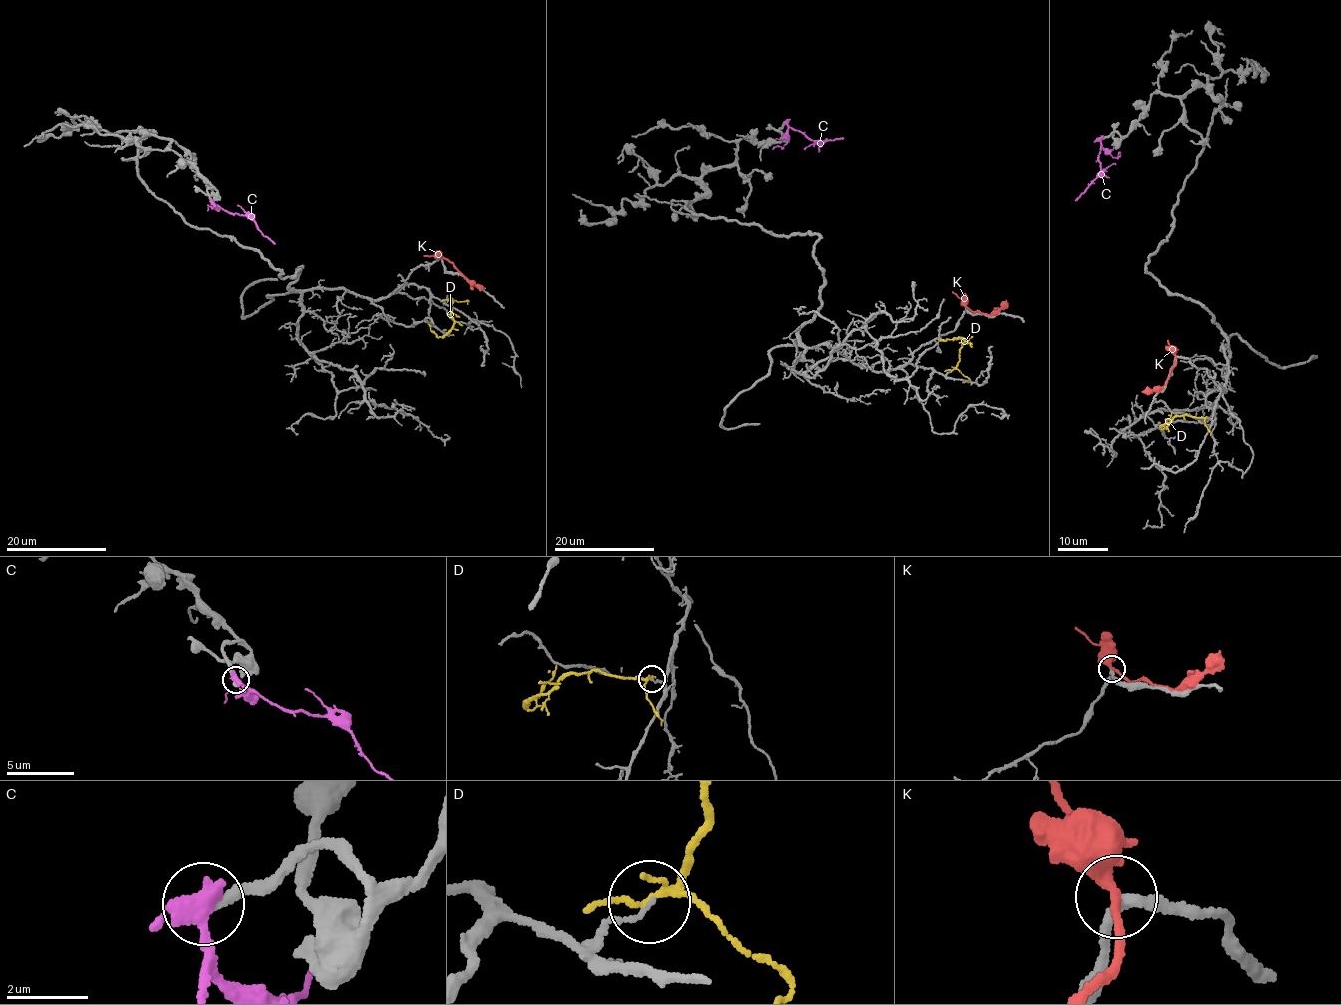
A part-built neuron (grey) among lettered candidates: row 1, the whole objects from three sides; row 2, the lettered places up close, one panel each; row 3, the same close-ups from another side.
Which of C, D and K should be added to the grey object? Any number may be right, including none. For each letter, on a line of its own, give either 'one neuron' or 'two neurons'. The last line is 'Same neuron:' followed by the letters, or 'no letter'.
C: two neurons
D: two neurons
K: two neurons
Same neuron: no letter

